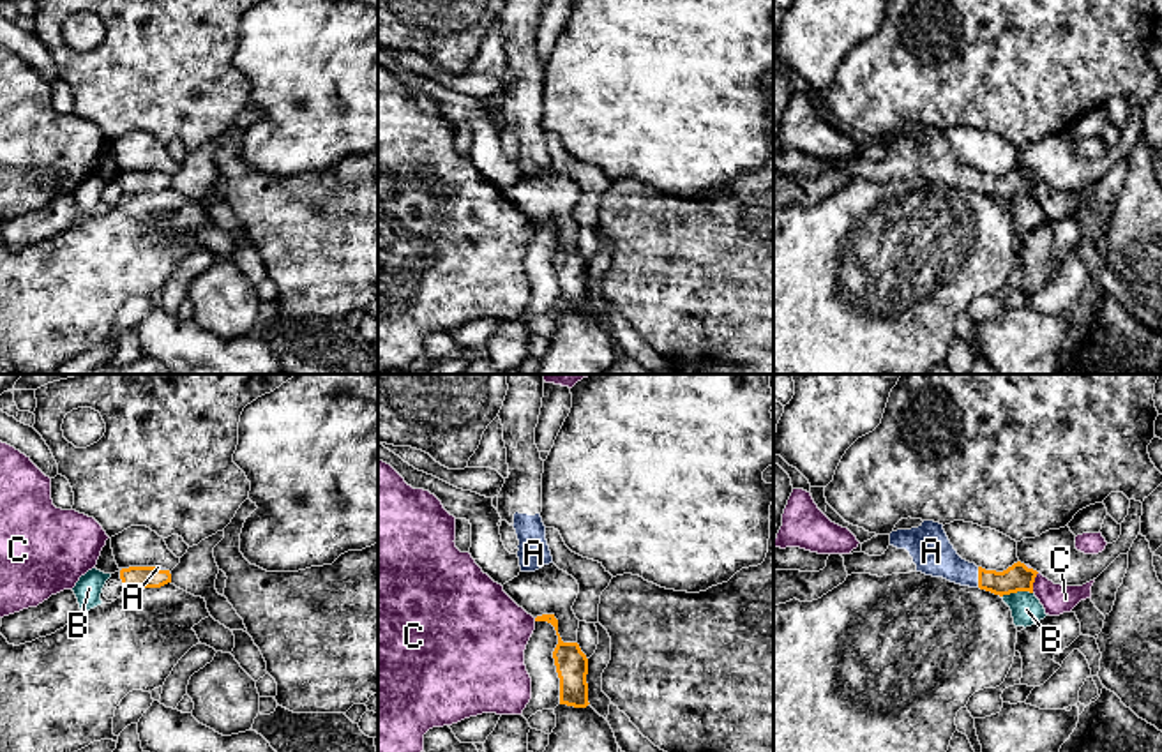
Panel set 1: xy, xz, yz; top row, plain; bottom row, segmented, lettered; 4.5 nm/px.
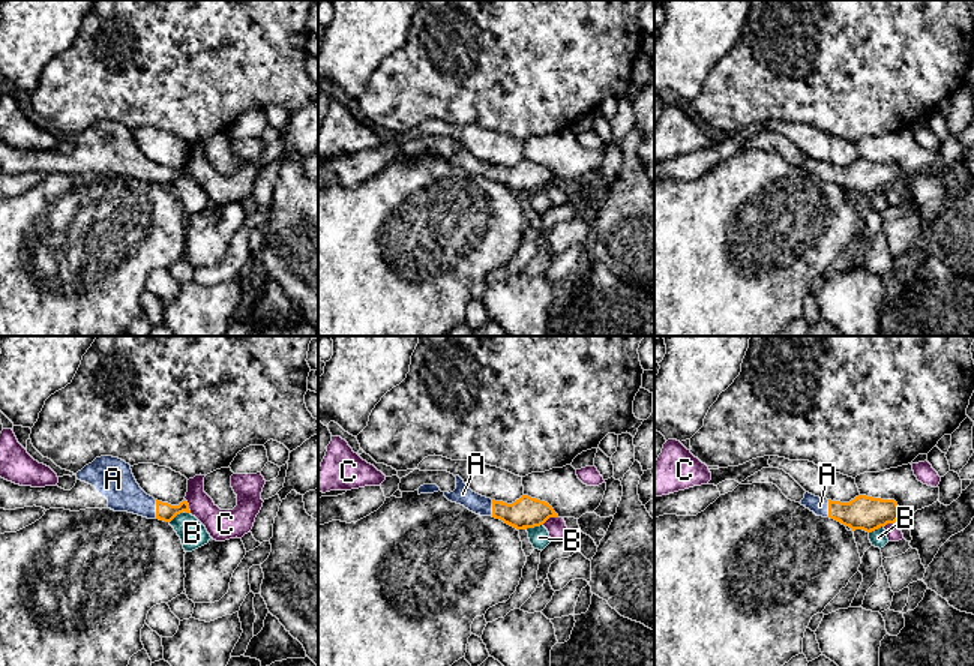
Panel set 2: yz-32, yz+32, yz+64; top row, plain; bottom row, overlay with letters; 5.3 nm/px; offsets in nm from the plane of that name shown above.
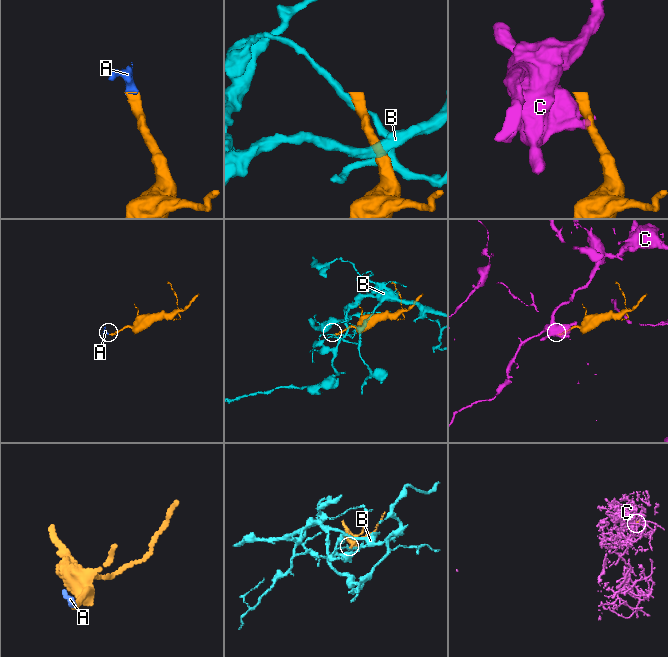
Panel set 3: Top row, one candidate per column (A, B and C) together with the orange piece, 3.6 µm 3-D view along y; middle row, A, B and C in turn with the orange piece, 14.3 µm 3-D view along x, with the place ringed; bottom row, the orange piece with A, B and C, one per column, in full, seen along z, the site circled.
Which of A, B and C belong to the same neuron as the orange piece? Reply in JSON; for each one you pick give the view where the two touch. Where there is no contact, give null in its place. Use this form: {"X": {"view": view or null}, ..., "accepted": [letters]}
{"A": {"view": "yz"}, "accepted": ["A"]}

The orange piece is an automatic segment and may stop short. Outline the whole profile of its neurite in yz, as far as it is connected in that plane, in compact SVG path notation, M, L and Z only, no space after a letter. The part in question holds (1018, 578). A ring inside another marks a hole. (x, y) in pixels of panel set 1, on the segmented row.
M924 521L918 528L892 531L890 545L881 556L865 553L841 556L844 558L848 575L871 574L883 577L917 570L1000 597L1017 591L1033 593L1033 583L1038 574L1021 561L1003 572L996 572L962 560L950 544L943 524L934 521Z

